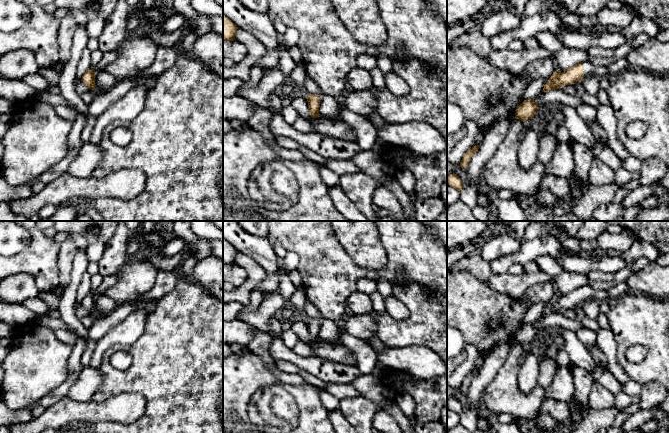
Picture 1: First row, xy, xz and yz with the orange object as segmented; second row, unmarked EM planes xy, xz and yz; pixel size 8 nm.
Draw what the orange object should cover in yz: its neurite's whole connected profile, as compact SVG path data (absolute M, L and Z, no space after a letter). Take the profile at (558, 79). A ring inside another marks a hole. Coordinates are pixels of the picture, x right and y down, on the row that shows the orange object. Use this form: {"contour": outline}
{"contour": "M589 61L580 62L564 72L556 70L547 80L542 91L548 92L550 90L561 89L563 86L581 81L588 75L595 75L601 78L609 74L609 70L606 67L595 66Z"}

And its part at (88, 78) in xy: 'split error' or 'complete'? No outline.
complete

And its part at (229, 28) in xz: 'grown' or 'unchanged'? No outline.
unchanged

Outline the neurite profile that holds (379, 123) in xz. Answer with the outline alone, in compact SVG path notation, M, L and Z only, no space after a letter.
M374 113L374 114L370 115L370 119L372 120L373 124L375 125L375 127L377 129L381 129L381 128L383 128L383 127L388 125L388 123L385 122L381 118L381 116L379 114L377 114L377 113Z

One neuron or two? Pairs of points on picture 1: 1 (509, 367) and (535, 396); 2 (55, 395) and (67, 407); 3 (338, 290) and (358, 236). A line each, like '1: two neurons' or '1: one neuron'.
1: one neuron
2: two neurons
3: two neurons

